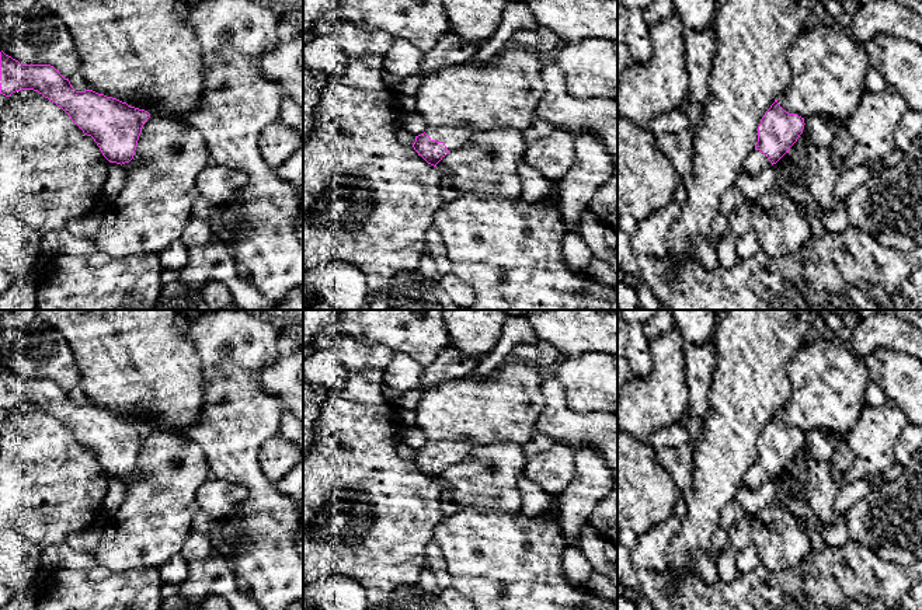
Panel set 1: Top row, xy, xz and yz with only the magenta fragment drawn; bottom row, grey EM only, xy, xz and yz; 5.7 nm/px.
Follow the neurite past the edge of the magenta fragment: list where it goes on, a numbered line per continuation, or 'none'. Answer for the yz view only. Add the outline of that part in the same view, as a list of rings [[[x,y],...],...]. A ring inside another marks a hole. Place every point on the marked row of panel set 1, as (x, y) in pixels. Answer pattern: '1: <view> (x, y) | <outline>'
1: yz (754, 164) | [[[752,150],[744,161],[742,171],[751,177],[758,177],[766,167],[772,165],[768,157],[759,150]]]

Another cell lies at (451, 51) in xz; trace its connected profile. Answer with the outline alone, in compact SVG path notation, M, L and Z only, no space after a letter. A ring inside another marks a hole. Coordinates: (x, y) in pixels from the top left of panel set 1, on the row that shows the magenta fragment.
M449 31L439 38L432 50L424 53L422 70L425 74L429 74L449 66L469 63L480 48L481 43L466 42Z

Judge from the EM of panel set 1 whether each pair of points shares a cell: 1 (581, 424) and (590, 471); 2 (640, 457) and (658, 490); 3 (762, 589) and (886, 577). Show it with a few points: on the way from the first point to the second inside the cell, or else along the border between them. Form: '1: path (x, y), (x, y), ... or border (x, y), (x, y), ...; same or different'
1: border (574, 448), (592, 446), (602, 457); different
2: path (640, 466), (640, 471), (650, 481); same
3: path (793, 589), (830, 560), (855, 568); same

